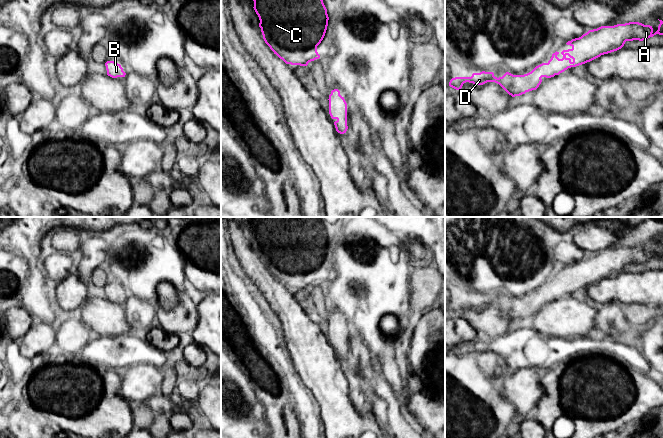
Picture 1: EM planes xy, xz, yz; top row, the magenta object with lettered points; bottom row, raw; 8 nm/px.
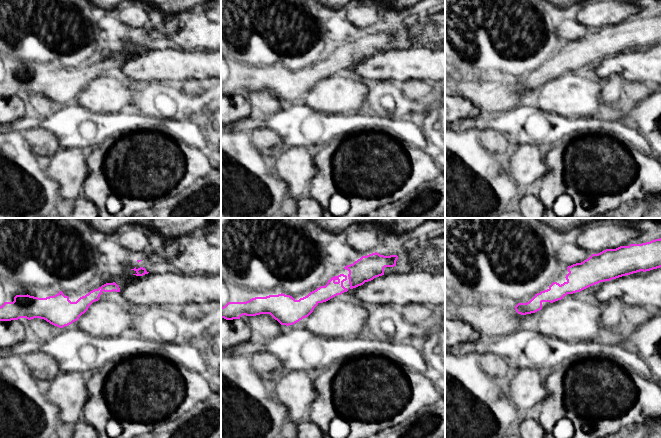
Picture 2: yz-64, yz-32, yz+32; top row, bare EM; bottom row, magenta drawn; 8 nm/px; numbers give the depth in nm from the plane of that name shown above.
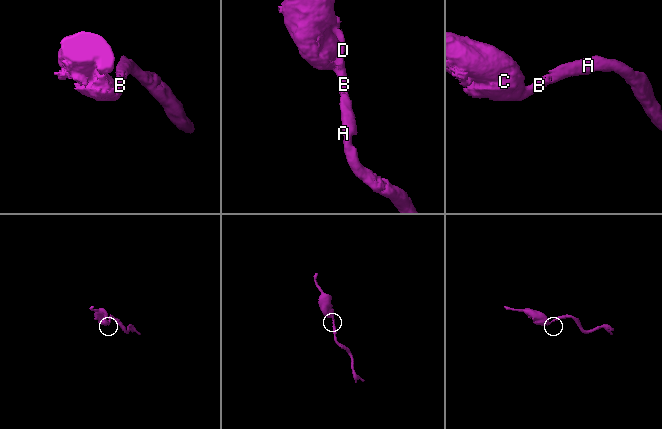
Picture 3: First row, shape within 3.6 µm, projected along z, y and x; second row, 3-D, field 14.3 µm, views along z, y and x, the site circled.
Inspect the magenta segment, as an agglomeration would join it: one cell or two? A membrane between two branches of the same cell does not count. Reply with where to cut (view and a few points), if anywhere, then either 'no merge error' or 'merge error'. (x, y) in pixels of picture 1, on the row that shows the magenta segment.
no cut; no merge error

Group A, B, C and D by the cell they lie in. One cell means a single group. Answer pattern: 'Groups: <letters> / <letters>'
Groups: A B C D

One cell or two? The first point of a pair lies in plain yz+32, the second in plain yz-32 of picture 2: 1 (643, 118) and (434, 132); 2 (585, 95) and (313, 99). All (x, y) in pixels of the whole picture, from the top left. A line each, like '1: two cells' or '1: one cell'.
1: one cell
2: one cell

